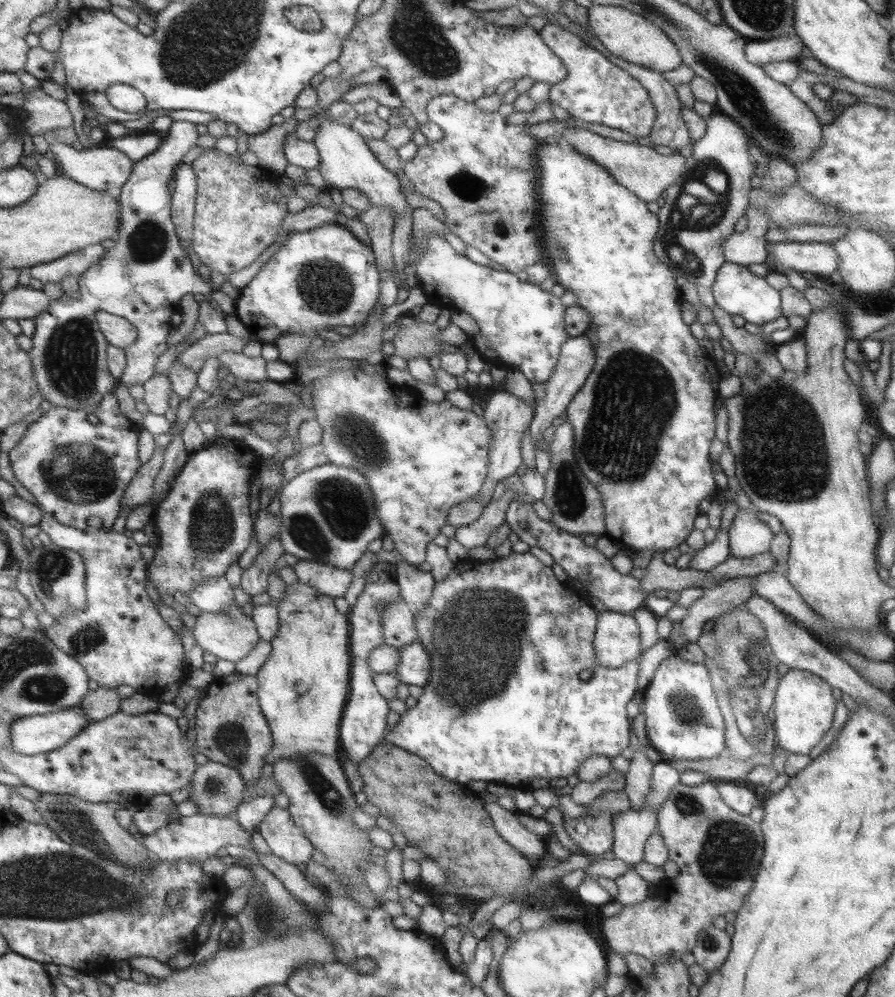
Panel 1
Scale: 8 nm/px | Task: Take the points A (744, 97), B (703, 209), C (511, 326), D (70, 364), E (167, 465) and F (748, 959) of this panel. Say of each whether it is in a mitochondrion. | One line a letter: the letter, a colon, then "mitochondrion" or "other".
A: mitochondrion
B: mitochondrion
C: other
D: mitochondrion
E: other
F: other

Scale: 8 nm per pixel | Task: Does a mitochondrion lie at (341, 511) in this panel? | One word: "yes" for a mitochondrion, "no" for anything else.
yes

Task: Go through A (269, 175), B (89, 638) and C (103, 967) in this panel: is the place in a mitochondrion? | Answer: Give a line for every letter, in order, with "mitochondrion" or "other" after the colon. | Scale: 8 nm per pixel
A: other
B: mitochondrion
C: other

